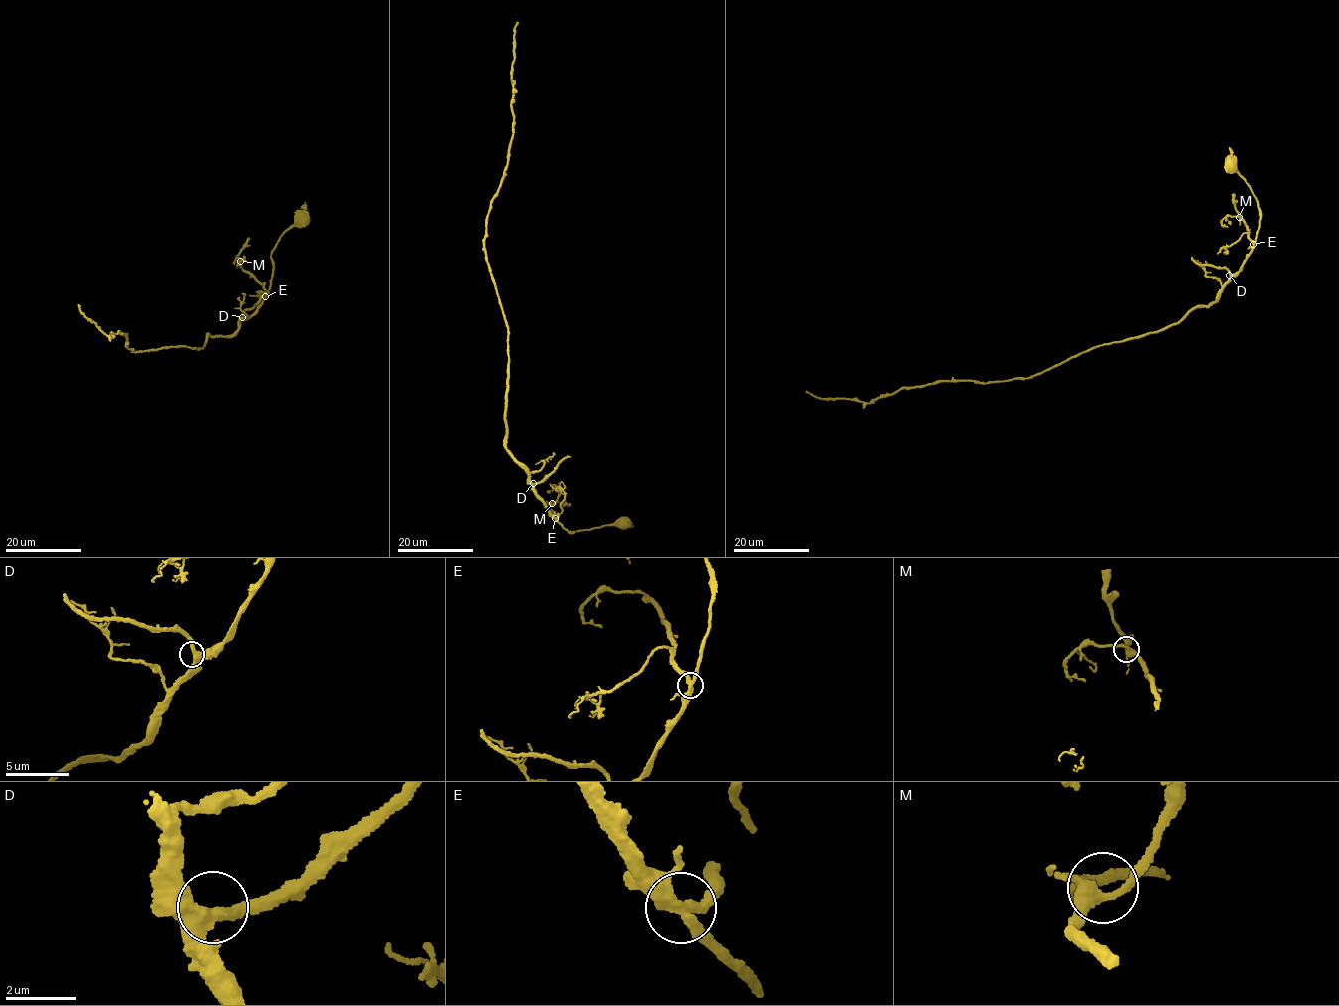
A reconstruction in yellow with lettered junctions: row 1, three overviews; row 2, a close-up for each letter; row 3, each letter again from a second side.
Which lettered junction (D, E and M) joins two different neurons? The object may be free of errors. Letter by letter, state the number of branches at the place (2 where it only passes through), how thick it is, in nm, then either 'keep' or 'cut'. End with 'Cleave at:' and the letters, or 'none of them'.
D: 3 branches meet; 340 nm thick; keep
E: 4 branches meet; 320 nm thick; keep
M: 4 branches meet; 360 nm thick; keep
Cleave at: none of them

